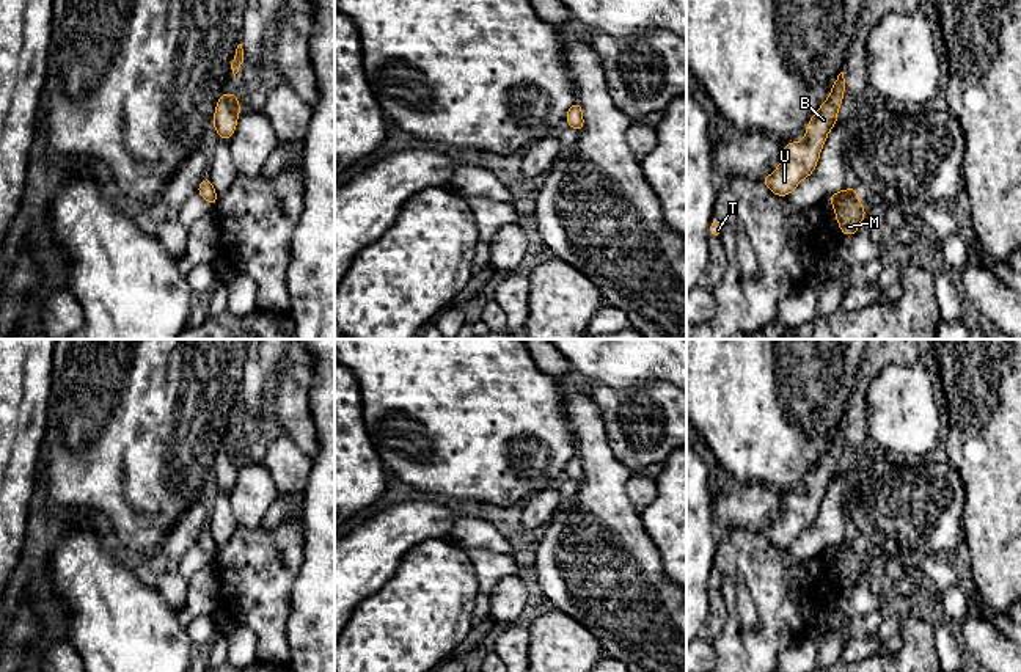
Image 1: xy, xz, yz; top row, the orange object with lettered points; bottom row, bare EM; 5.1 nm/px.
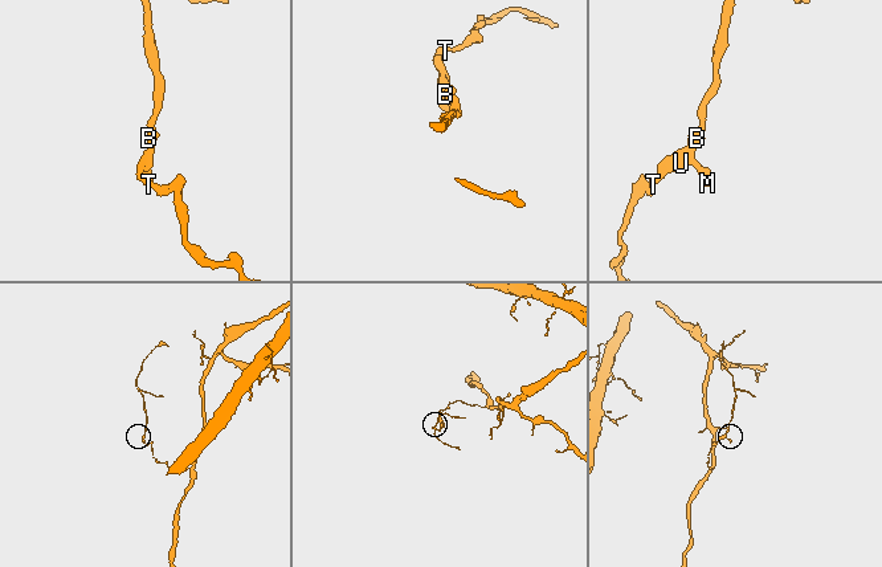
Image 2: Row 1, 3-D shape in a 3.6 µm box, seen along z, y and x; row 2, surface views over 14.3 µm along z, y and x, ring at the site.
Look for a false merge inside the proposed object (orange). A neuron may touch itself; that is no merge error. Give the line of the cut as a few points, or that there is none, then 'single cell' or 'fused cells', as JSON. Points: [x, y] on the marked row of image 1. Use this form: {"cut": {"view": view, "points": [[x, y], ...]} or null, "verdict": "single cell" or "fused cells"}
{"cut": null, "verdict": "single cell"}

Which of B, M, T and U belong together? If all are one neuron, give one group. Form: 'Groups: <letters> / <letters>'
Groups: B M T U

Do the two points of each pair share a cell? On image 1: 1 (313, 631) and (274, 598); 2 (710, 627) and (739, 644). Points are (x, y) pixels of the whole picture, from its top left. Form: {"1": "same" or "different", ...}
{"1": "different", "2": "different"}

